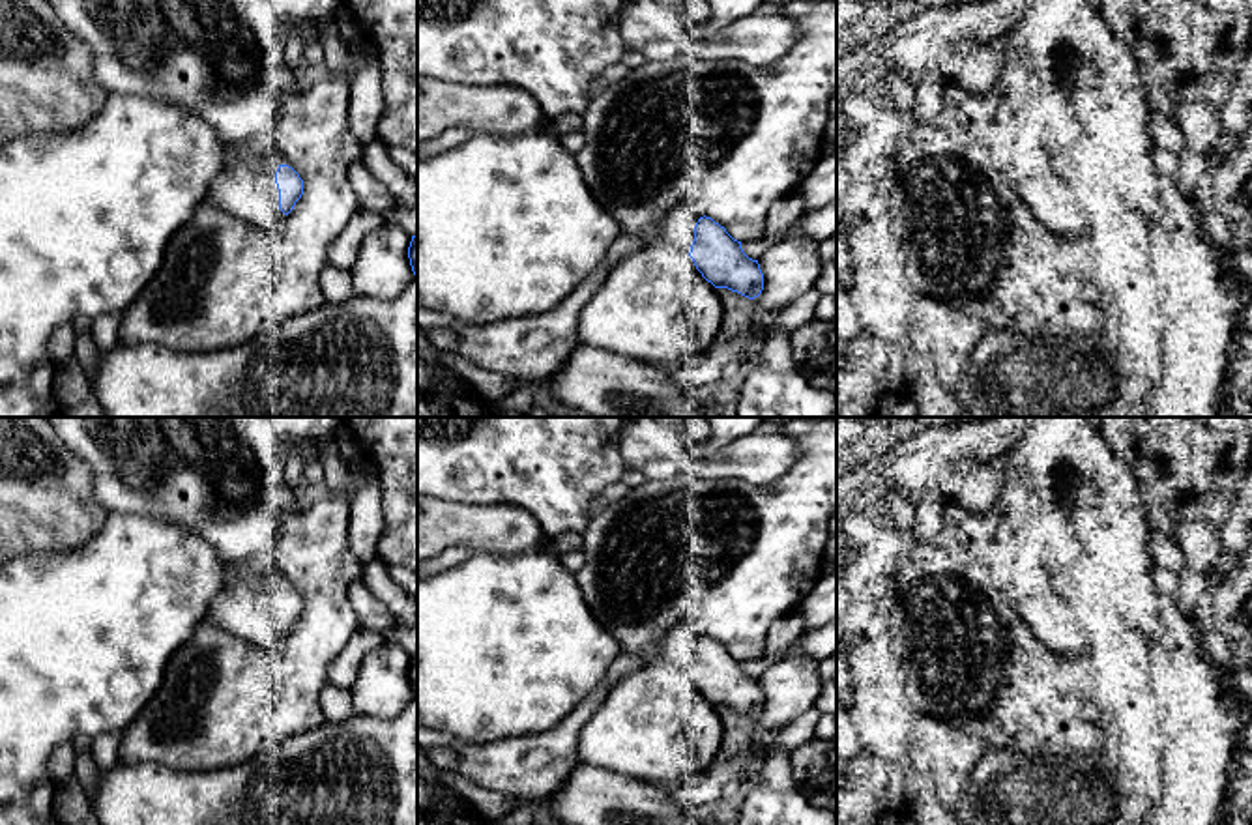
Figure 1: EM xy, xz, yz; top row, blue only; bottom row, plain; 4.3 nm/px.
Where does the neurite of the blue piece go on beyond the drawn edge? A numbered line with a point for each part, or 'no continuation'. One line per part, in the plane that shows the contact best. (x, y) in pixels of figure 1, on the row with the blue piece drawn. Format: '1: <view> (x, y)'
1: xz (678, 225)

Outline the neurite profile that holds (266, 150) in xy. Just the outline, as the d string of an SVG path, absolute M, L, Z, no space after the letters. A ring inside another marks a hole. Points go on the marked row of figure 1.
M277 112L271 123L271 131L262 140L249 146L249 152L262 161L269 176L271 191L277 200L279 200L279 189L275 183L275 172L281 165L292 166L288 157L277 146L281 127L283 127L283 116Z

